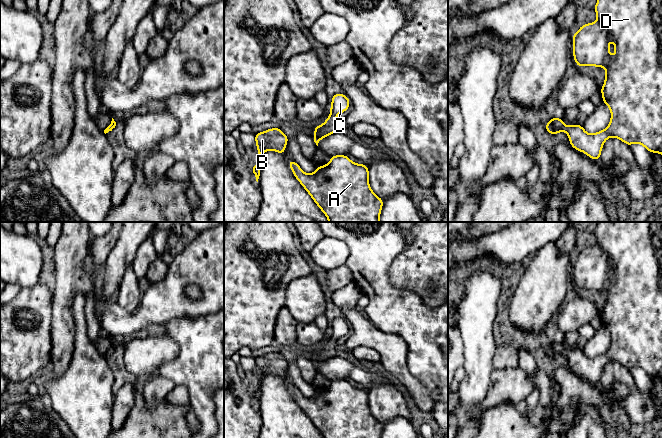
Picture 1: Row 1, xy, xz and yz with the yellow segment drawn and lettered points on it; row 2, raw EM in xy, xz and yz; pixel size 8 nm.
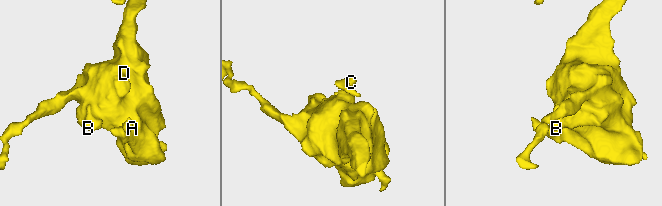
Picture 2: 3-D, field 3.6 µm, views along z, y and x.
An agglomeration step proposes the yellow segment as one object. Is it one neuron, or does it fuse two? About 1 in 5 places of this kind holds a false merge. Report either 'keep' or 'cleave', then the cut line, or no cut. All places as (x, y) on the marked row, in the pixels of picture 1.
keep | no cut

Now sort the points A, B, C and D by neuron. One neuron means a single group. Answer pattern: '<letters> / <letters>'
A B C D

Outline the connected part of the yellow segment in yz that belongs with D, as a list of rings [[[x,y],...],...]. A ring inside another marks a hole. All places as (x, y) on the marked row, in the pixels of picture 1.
[[[598,0],[594,10],[597,20],[582,25],[573,34],[573,57],[578,67],[606,69],[605,82],[600,90],[603,102],[611,111],[610,123],[606,129],[589,134],[581,125],[566,126],[562,118],[551,118],[545,129],[553,135],[565,131],[571,146],[593,160],[600,159],[603,144],[609,137],[616,137],[628,146],[639,143],[649,152],[662,155],[662,0]],[[611,39],[615,44],[614,57],[609,53]]]

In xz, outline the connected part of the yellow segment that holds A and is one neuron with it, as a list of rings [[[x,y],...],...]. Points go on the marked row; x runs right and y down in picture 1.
[[[334,155],[327,165],[318,166],[316,171],[311,174],[304,173],[295,161],[289,160],[288,165],[296,179],[326,215],[328,222],[380,222],[379,217],[383,207],[383,199],[371,190],[368,166],[365,164],[356,164],[347,155]]]

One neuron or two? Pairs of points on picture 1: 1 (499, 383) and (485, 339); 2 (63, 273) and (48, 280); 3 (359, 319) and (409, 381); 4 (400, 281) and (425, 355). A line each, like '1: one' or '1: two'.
1: two
2: two
3: one
4: two

